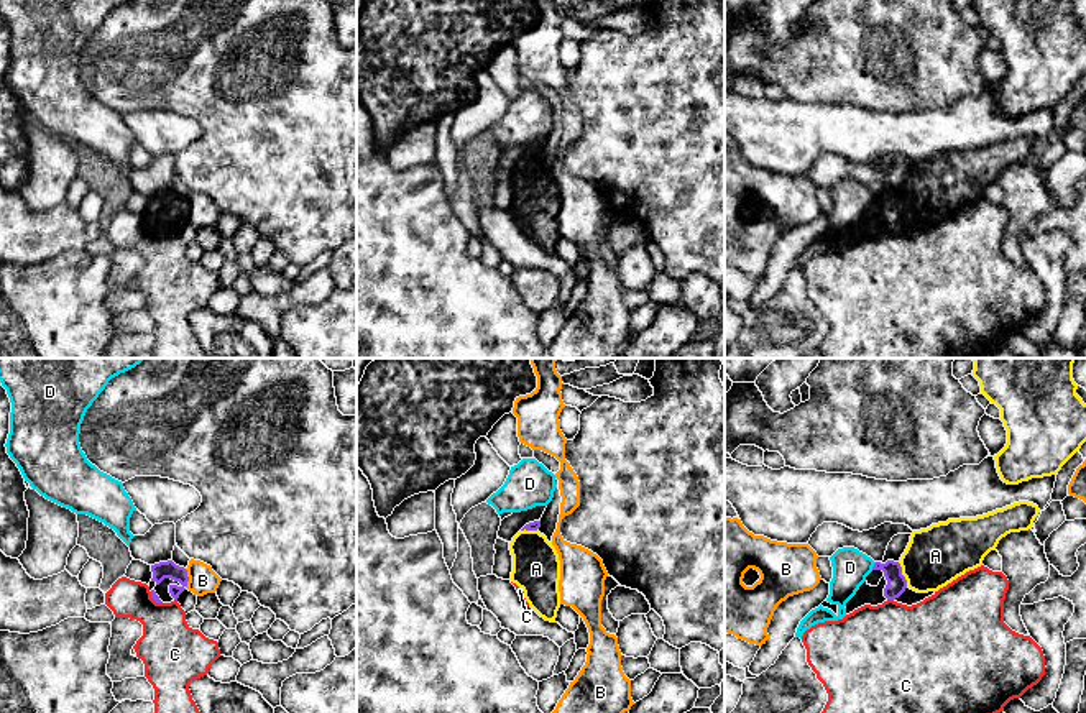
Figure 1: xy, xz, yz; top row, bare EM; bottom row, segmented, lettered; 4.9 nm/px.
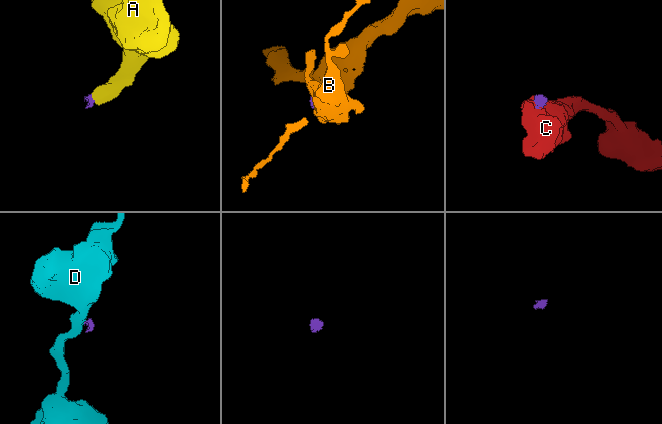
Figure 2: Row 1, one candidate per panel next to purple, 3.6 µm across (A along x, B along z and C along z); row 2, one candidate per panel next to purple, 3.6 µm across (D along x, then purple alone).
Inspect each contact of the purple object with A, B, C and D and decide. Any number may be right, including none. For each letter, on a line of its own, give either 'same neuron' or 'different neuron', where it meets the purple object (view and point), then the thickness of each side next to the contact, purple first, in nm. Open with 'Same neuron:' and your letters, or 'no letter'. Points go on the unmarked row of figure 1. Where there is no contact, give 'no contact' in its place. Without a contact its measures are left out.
Same neuron: A
A: same neuron; meets purple in yz at (901, 206); 100 nm thick on the purple side, 280 nm on the other
B: different neuron; meets purple in xy at (188, 211); 90 nm thick on the purple side, 140 nm on the other
C: different neuron; meets purple in yz at (891, 230); 100 nm thick on the purple side, 460 nm on the other
D: different neuron; meets purple in yz at (874, 197); 100 nm thick on the purple side, 180 nm on the other

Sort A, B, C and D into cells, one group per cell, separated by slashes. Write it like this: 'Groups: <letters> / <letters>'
Groups: A / B / C / D

